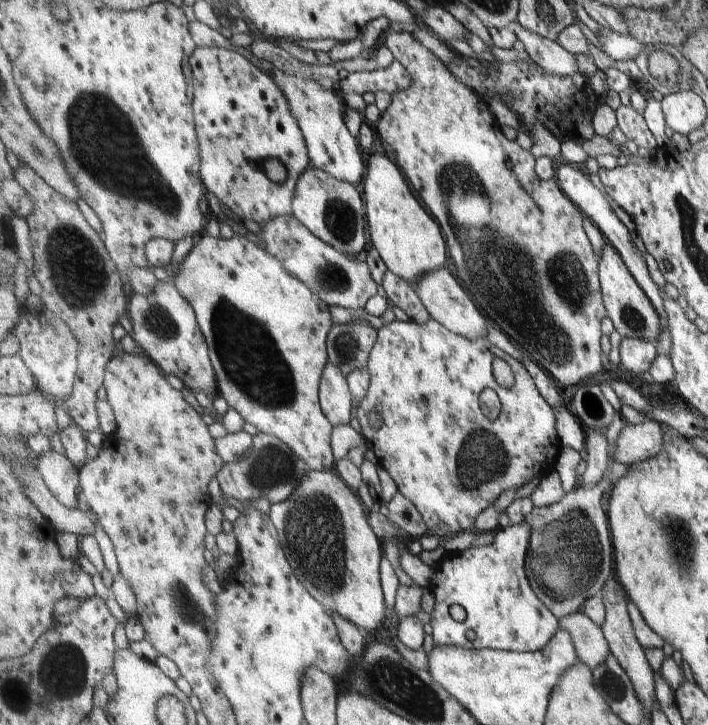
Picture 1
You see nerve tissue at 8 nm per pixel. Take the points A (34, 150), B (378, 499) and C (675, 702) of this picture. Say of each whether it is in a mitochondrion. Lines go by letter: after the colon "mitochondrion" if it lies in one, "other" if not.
A: mitochondrion
B: other
C: other

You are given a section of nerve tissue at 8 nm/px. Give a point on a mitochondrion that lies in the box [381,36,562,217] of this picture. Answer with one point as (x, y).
(456, 181)

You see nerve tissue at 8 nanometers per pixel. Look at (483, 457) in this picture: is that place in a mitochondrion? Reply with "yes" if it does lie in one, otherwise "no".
yes

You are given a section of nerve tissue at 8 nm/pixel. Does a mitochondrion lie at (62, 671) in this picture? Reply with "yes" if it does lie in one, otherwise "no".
yes

